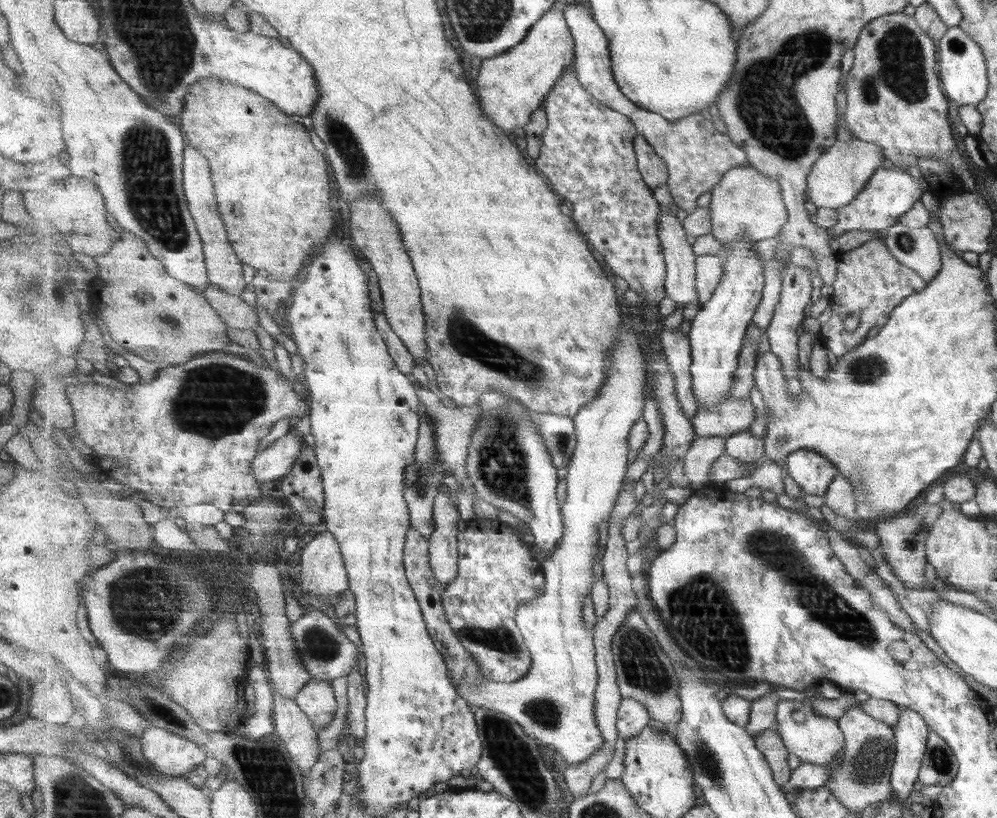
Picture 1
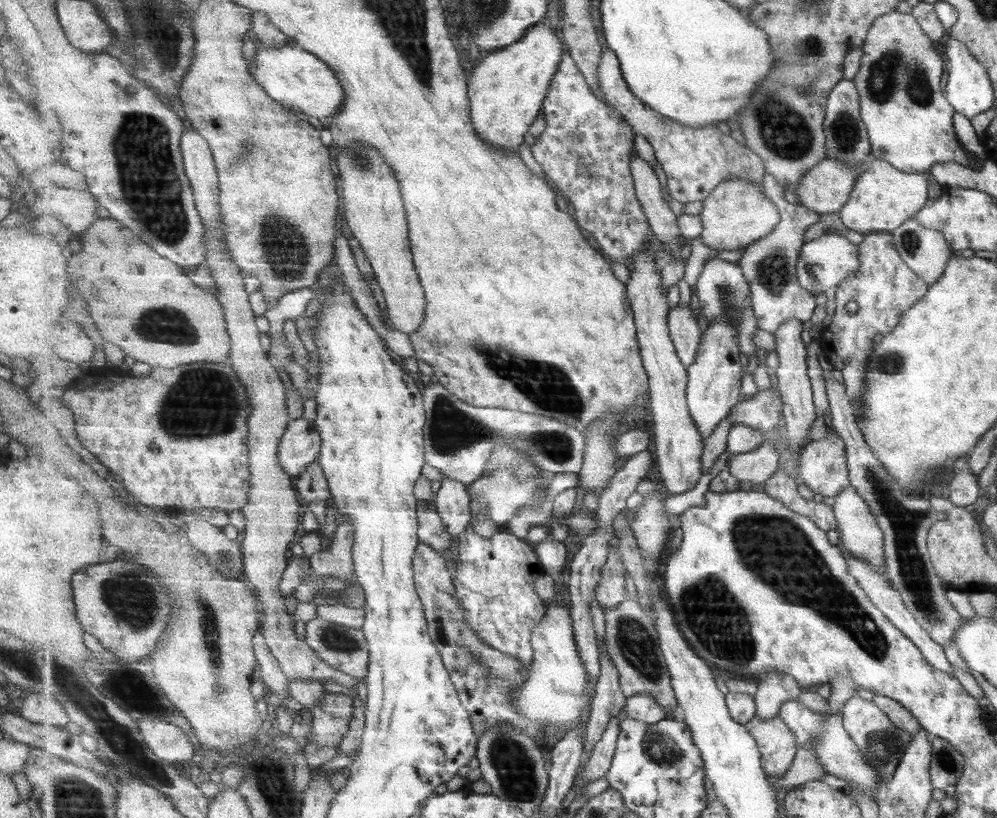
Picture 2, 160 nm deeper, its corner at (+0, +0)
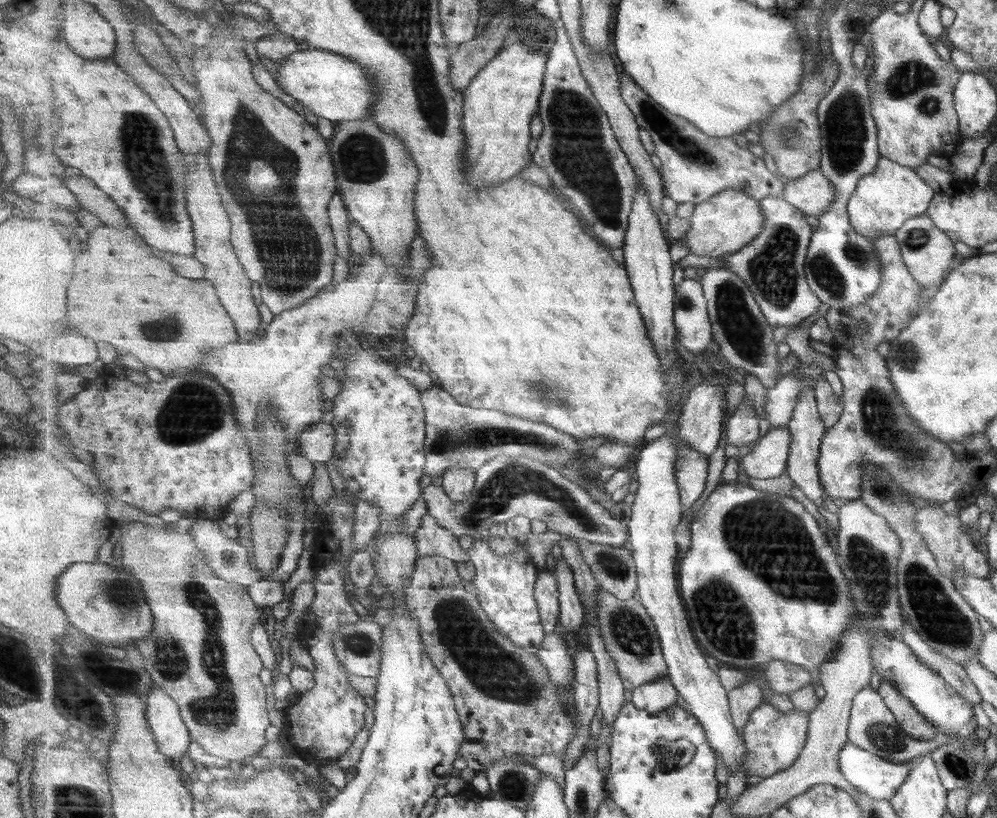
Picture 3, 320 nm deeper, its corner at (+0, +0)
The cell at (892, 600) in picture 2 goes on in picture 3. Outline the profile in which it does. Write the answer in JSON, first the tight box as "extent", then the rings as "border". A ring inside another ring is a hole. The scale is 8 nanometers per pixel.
{"extent":[902,617,981,705],"border":[[[903,617],[904,620],[902,631],[903,631],[903,638],[902,641],[909,647],[909,650],[918,658],[919,662],[925,663],[938,673],[938,675],[961,697],[965,698],[965,701],[971,703],[971,705],[979,705],[981,702],[981,697],[979,696],[979,693],[977,692],[977,689],[973,686],[973,683],[969,680],[969,677],[967,676],[967,673],[964,671],[964,668],[959,665],[955,664],[952,660],[949,660],[946,658],[946,656],[943,656],[942,654],[939,654],[938,652],[935,652],[934,650],[931,650],[929,648],[929,645],[925,644],[925,641],[920,639],[920,636],[911,628],[911,625],[906,621],[906,619]]]}

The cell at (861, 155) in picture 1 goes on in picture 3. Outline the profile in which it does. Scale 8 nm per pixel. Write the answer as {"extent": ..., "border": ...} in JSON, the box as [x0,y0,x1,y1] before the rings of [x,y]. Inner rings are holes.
{"extent":[783,168,833,217],"border":[[[820,168],[796,179],[783,179],[785,183],[784,199],[805,214],[820,217],[832,207],[833,183]]]}

